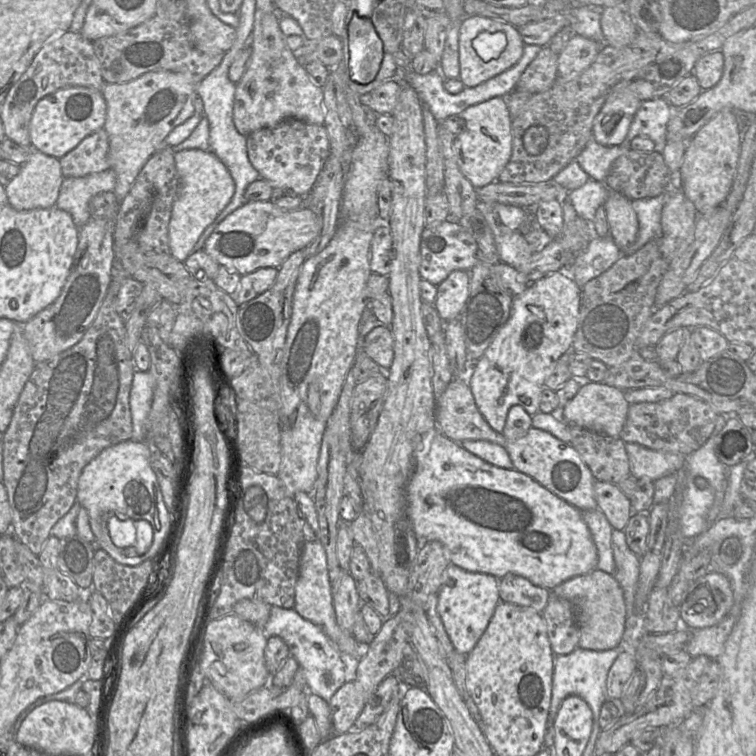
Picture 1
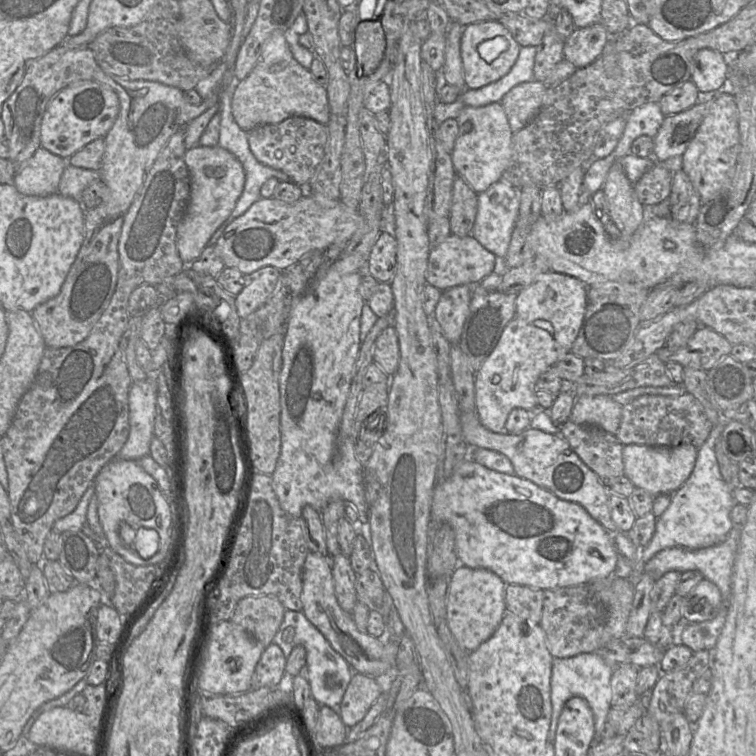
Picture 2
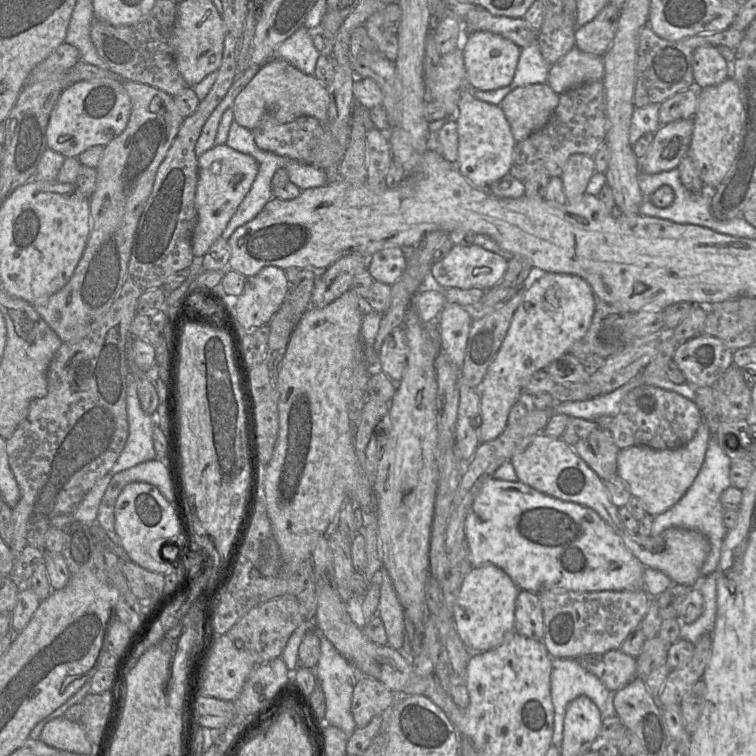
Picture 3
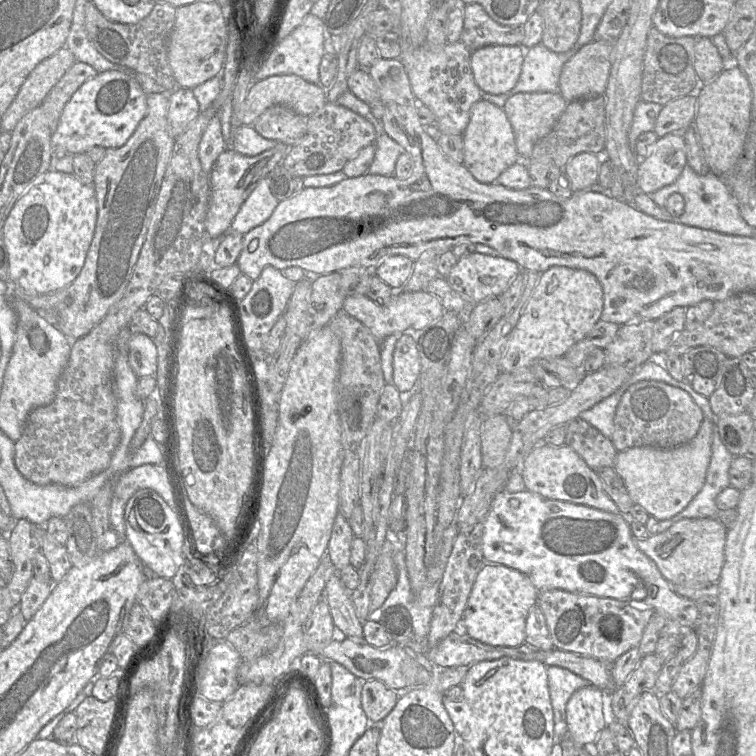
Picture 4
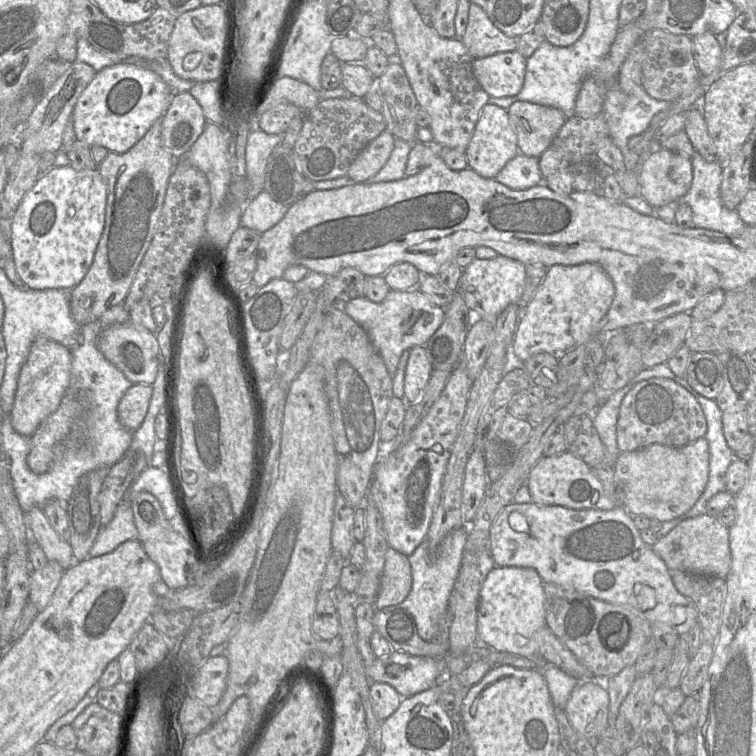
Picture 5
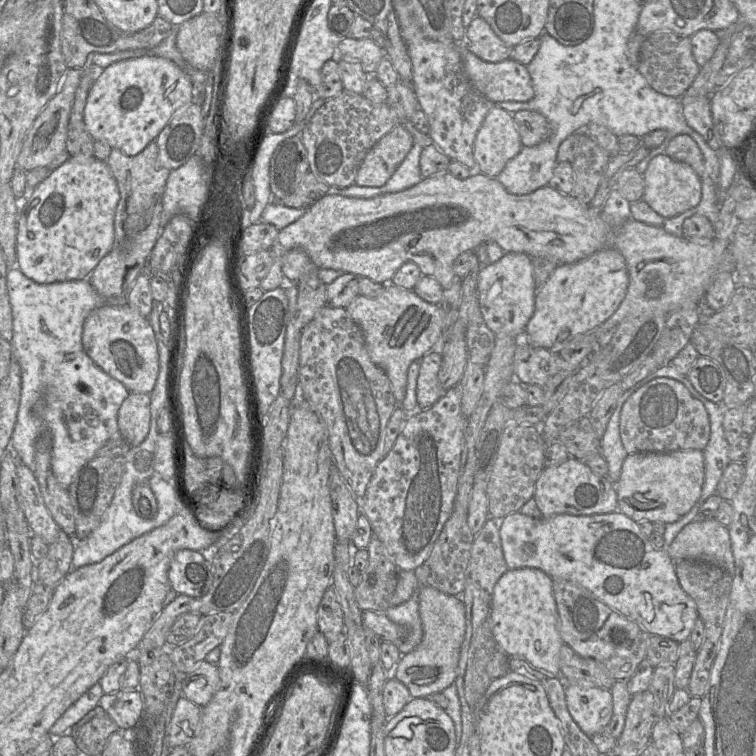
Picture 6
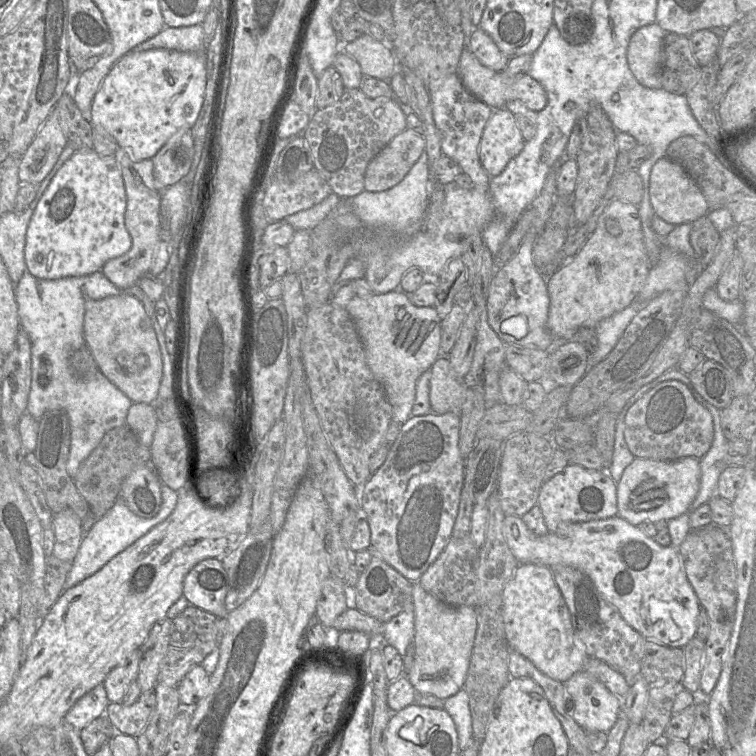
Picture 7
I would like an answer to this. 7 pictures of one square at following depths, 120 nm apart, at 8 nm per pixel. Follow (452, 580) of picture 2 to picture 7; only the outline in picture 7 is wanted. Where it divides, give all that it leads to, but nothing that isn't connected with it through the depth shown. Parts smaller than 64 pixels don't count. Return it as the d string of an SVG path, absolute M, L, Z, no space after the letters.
M520 563L501 595L505 635L511 650L523 655L541 672L562 683L584 669L590 656L574 633L569 609L550 567Z

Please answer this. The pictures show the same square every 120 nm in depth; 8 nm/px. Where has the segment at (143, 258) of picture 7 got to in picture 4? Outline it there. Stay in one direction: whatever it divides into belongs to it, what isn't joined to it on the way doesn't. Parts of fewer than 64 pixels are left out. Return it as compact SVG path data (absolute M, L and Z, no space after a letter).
M167 92L147 94L147 113L135 132L122 147L106 149L105 156L96 164L94 189L98 204L97 222L80 274L63 290L32 296L26 301L35 310L45 310L46 313L55 314L56 327L70 340L78 340L87 335L106 316L123 295L131 278L174 147L175 139L170 134L168 123L168 107Z

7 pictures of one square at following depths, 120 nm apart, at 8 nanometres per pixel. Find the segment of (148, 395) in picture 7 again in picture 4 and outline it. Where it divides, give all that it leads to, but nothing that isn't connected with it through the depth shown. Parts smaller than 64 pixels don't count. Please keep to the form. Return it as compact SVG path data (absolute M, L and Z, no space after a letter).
M132 334L128 342L128 362L138 378L155 376L157 348L153 339L145 334Z

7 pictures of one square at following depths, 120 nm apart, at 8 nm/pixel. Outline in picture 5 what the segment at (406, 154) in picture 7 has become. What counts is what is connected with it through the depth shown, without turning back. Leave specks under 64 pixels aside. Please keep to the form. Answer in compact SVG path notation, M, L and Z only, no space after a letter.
M383 131L358 153L348 169L347 176L362 183L377 174L388 161L395 140L391 132Z

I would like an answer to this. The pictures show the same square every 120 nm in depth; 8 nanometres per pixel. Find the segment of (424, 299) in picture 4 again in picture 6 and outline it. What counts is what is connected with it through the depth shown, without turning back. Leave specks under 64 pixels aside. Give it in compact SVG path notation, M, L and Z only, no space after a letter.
M384 285L375 298L356 296L345 308L361 329L369 356L387 375L398 405L405 397L407 371L413 361L436 349L443 341L443 315L440 305L421 299L413 290Z

